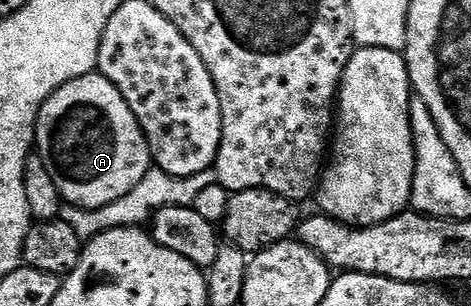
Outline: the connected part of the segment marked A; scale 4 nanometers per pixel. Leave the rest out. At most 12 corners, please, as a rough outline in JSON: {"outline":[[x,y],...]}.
{"outline":[[98,71],[43,104],[37,156],[62,200],[97,209],[153,167]]}

